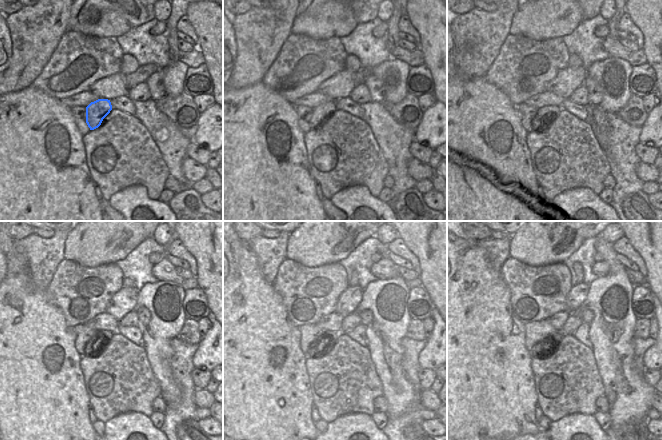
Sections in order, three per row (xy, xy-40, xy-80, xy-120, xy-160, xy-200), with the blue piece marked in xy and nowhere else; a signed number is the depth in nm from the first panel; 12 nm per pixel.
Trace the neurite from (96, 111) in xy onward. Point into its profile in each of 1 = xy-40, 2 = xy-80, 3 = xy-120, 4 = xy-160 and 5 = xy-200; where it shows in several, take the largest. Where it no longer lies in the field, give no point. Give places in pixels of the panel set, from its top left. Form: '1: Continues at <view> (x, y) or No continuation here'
1: Continues at xy-40 (320, 114)
2: Continues at xy-80 (544, 115)
3: Continues at xy-120 (94, 344)
4: Continues at xy-160 (315, 349)
5: Continues at xy-200 (539, 349)

